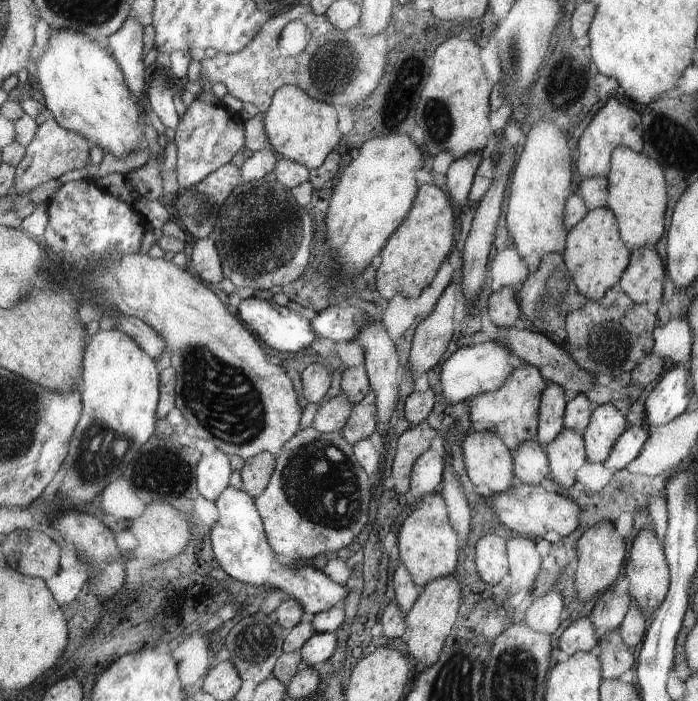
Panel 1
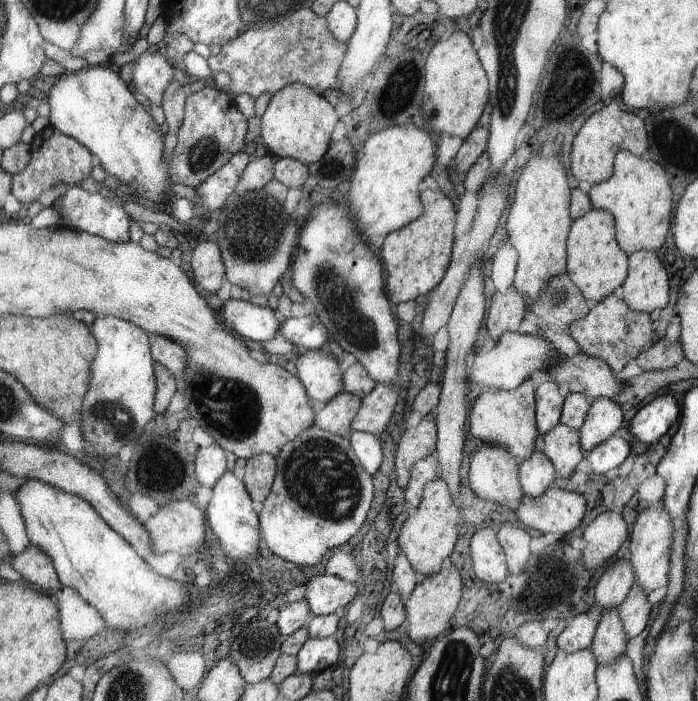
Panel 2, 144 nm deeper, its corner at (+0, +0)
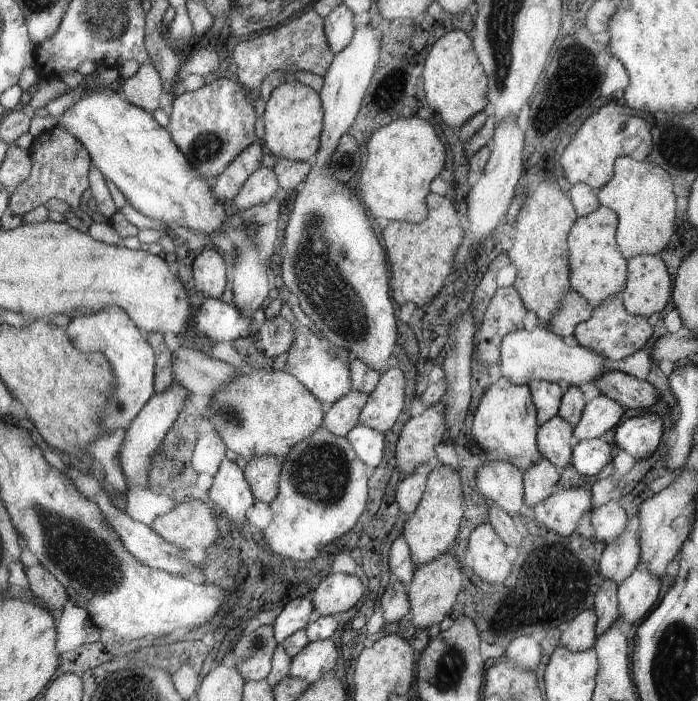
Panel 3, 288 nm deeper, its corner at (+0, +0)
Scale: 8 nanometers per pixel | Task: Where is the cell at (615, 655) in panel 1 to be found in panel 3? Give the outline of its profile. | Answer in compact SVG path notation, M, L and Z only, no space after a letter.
M603 580L599 592L595 594L595 614L597 614L597 624L595 624L595 636L599 638L601 634L609 632L611 626L621 618L619 612L619 602L617 602L617 584L613 580Z

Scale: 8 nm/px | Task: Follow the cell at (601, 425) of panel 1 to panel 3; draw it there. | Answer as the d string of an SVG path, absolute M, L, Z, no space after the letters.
M597 396L591 402L585 404L581 420L575 424L573 432L575 432L575 440L583 442L583 440L595 440L601 434L605 434L611 428L619 426L623 414L623 406L613 402L607 396Z

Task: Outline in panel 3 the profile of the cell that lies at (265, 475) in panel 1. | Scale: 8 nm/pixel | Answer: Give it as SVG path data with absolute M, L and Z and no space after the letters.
M255 456L245 468L245 476L253 486L259 502L273 504L281 490L281 474L285 466L277 456Z

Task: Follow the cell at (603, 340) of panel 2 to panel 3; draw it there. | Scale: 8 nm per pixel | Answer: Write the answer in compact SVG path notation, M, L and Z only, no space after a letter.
M609 296L607 300L603 300L597 308L591 310L591 318L577 324L573 330L573 338L577 340L577 346L589 348L609 360L629 358L631 354L639 352L639 348L645 346L649 336L651 336L651 326L647 324L647 318L629 314L627 308L623 306L623 300L617 296Z

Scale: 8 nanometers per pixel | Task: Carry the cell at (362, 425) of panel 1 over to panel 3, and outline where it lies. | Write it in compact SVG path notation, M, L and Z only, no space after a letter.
M389 368L361 412L361 426L369 426L385 434L403 412L407 390L405 382L401 368Z

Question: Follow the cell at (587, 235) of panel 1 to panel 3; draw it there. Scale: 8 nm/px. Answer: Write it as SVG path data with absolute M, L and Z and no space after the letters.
M575 184L569 190L573 198L577 222L569 236L569 258L571 258L571 282L573 292L579 292L591 308L597 308L609 296L617 296L625 290L625 258L617 248L617 214L611 208L601 208L597 194L587 184Z

